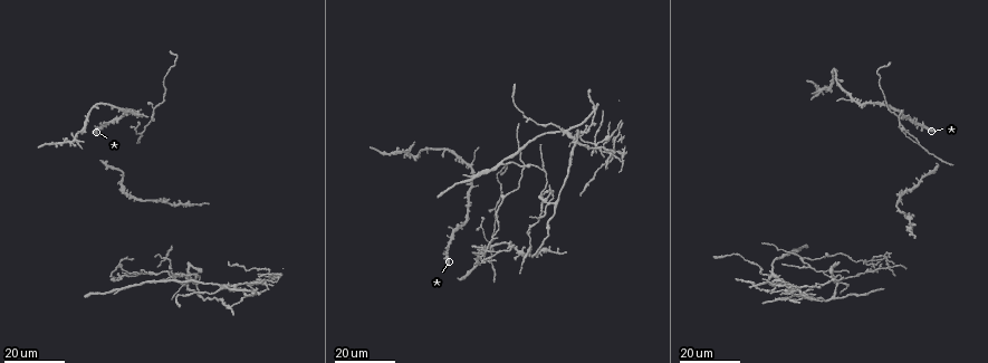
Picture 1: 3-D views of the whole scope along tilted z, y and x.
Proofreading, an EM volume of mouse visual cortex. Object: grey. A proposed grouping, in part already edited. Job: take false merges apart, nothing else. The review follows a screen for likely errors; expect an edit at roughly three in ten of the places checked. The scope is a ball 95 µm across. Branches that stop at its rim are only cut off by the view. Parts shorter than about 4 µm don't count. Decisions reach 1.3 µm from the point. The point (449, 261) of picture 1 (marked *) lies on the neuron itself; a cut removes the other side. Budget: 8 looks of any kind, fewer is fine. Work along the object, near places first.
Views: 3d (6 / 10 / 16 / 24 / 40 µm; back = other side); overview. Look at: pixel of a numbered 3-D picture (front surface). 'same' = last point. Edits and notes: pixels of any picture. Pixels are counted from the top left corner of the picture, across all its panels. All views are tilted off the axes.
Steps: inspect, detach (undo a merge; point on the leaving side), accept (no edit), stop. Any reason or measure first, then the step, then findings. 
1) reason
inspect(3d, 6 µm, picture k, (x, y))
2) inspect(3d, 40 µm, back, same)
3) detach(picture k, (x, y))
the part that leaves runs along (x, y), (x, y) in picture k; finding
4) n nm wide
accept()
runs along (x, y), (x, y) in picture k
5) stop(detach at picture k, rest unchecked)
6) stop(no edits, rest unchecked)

four-way junction
inspect(3d, 24 µm, picture 1, (469, 166))

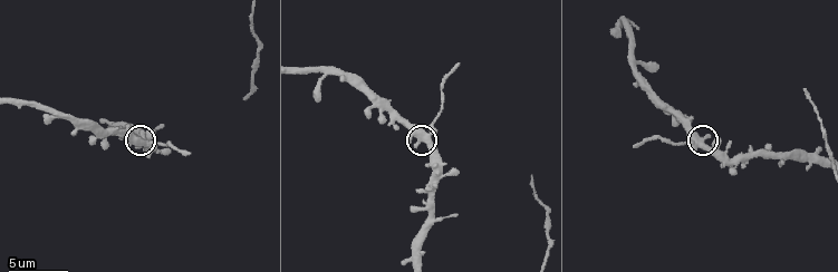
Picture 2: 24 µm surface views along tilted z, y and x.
inspect(3d, 6 µm, picture 2, (144, 141))

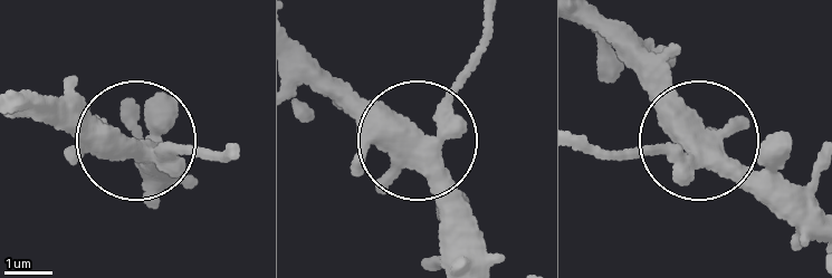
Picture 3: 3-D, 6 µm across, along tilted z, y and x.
detach(picture 3, (209, 149))
the part that leaves runs along (170, 159), (232, 156) in picture 3; a second neuron is stuck on

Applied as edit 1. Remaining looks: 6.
four or more arms meet
inspect(3d, 16 µm, picture 1, (818, 92))

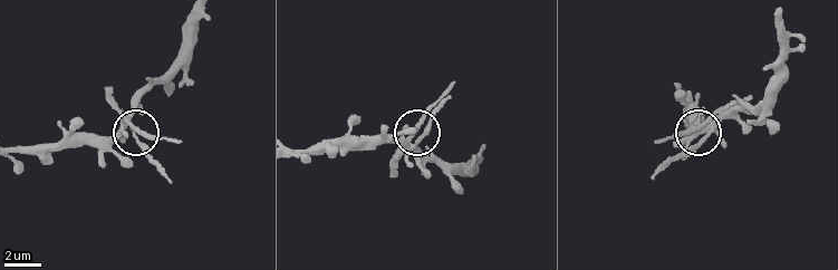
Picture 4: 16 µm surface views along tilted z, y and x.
closer look
inspect(3d, 10 µm, picture 4, (129, 127))

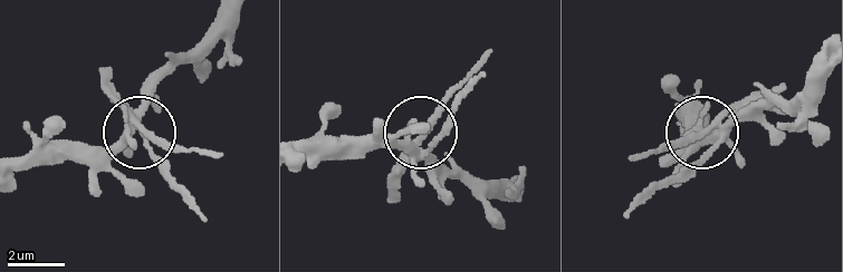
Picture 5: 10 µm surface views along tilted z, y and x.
5 arms
detach(picture 5, (151, 154))
the part that leaves runs along (137, 123), (176, 186), (204, 215) in picture 5; two neurons meet here

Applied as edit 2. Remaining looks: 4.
inspect(3d, 24 µm, picture 1, (172, 271))

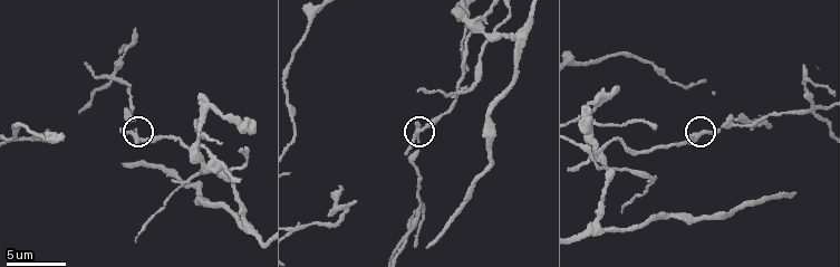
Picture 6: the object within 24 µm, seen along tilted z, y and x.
inspect(3d, 6 µm, picture 6, (137, 135))

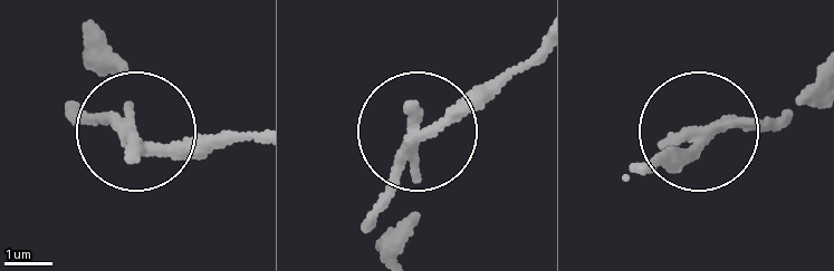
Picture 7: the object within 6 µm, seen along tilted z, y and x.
detach(picture 7, (192, 155))
two neurons meet here

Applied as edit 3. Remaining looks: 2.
stop(detach at picture 3, detach at picture 5, detach at picture 7, rest unchecked)

